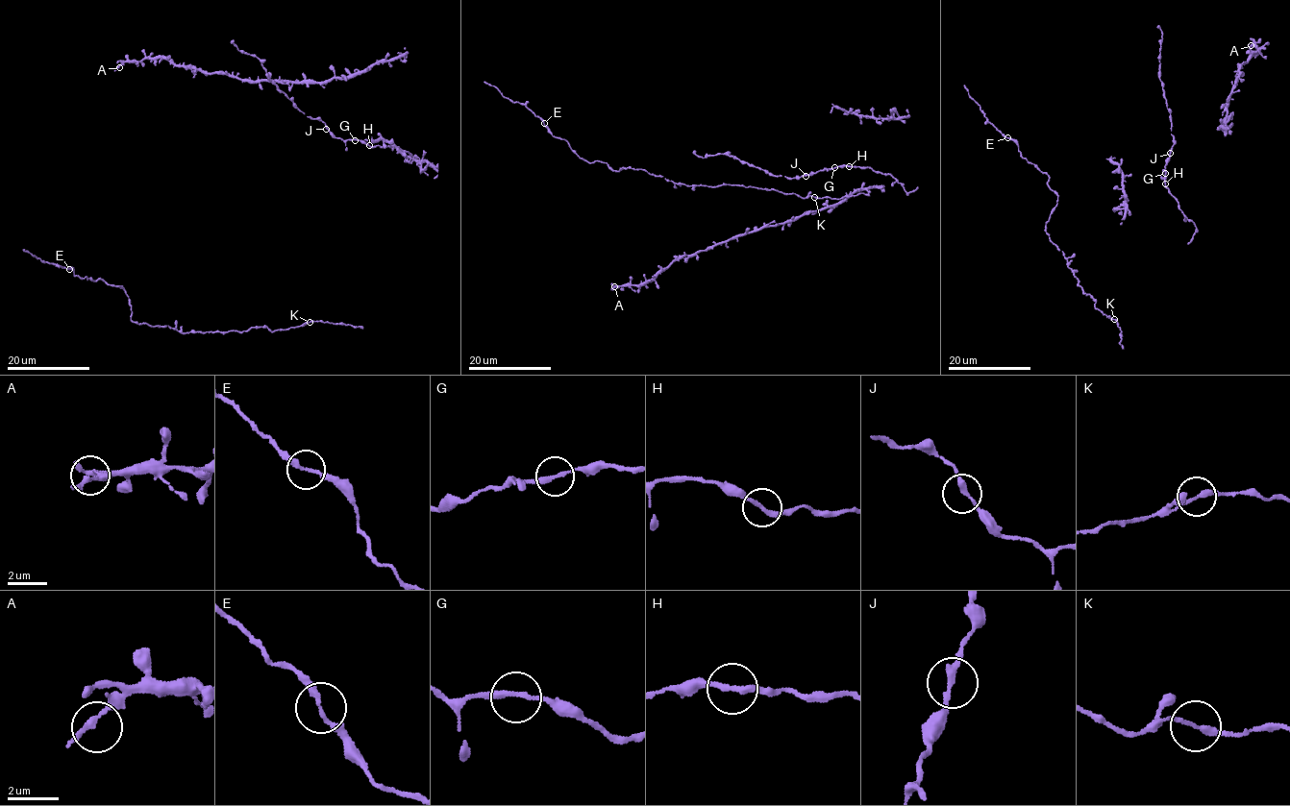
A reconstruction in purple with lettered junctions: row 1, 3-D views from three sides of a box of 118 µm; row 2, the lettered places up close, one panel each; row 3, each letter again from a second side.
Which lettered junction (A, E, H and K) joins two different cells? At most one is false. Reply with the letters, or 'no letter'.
no letter

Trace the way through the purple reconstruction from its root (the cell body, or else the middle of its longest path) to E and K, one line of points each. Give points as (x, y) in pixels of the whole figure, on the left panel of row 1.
E: (362, 326), (316, 321), (273, 331), (261, 327), (180, 332), (135, 322), (122, 288), (80, 278), (68, 269)
K: (362, 326), (310, 322)

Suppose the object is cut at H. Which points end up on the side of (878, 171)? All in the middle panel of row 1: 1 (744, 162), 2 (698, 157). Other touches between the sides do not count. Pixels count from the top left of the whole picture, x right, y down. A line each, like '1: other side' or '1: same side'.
1: other side
2: other side

